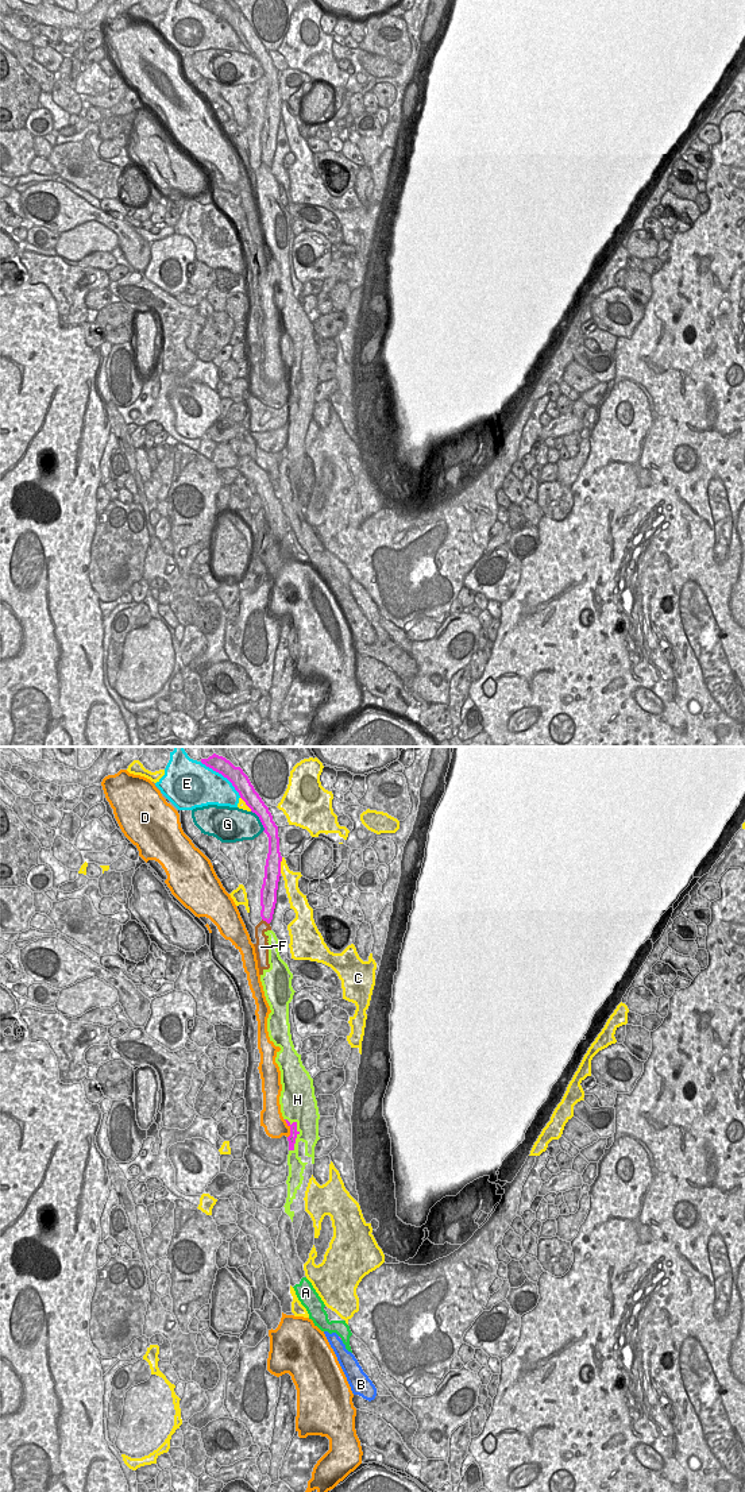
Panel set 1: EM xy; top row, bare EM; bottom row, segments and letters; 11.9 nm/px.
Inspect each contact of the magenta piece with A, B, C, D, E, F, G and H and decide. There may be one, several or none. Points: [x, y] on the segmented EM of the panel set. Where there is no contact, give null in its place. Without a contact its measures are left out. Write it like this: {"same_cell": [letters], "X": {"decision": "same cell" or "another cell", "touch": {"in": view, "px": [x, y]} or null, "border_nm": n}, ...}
{"same_cell": ["B"], "A": {"decision": "another cell", "touch": null}, "B": {"decision": "same cell", "touch": null}, "C": {"decision": "another cell", "touch": {"in": "xy", "px": [280, 866]}, "border_nm": 190}, "D": {"decision": "another cell", "touch": {"in": "xy", "px": [290, 1129]}, "border_nm": 220}, "E": {"decision": "another cell", "touch": {"in": "xy", "px": [223, 775]}, "border_nm": 650}, "F": {"decision": "another cell", "touch": {"in": "xy", "px": [266, 921]}, "border_nm": 120}, "G": {"decision": "another cell", "touch": {"in": "xy", "px": [261, 821]}, "border_nm": 300}, "H": {"decision": "another cell", "touch": {"in": "xy", "px": [297, 1133]}, "border_nm": 420}}

